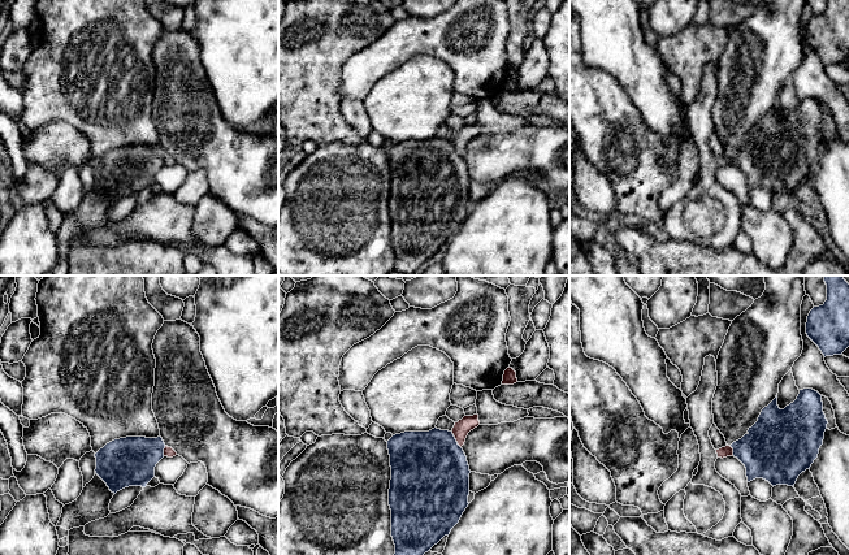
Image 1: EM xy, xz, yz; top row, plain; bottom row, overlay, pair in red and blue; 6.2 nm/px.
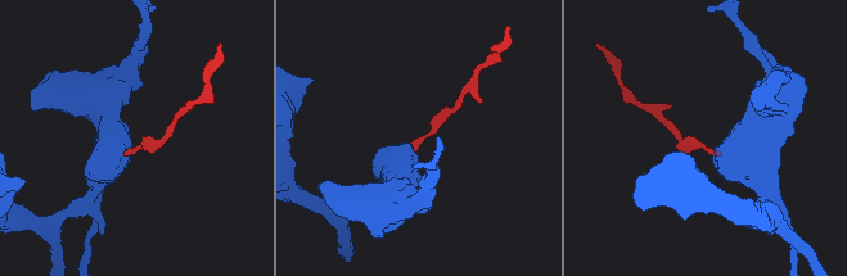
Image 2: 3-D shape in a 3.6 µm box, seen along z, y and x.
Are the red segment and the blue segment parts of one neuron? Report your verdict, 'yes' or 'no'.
no

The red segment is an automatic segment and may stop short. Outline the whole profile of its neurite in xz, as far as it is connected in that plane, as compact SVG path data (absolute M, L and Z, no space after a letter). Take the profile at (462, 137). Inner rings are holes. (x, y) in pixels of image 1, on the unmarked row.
M477 122L473 125L464 125L462 129L455 131L452 136L452 143L460 156L464 153L468 142L477 136L478 134L480 130Z

